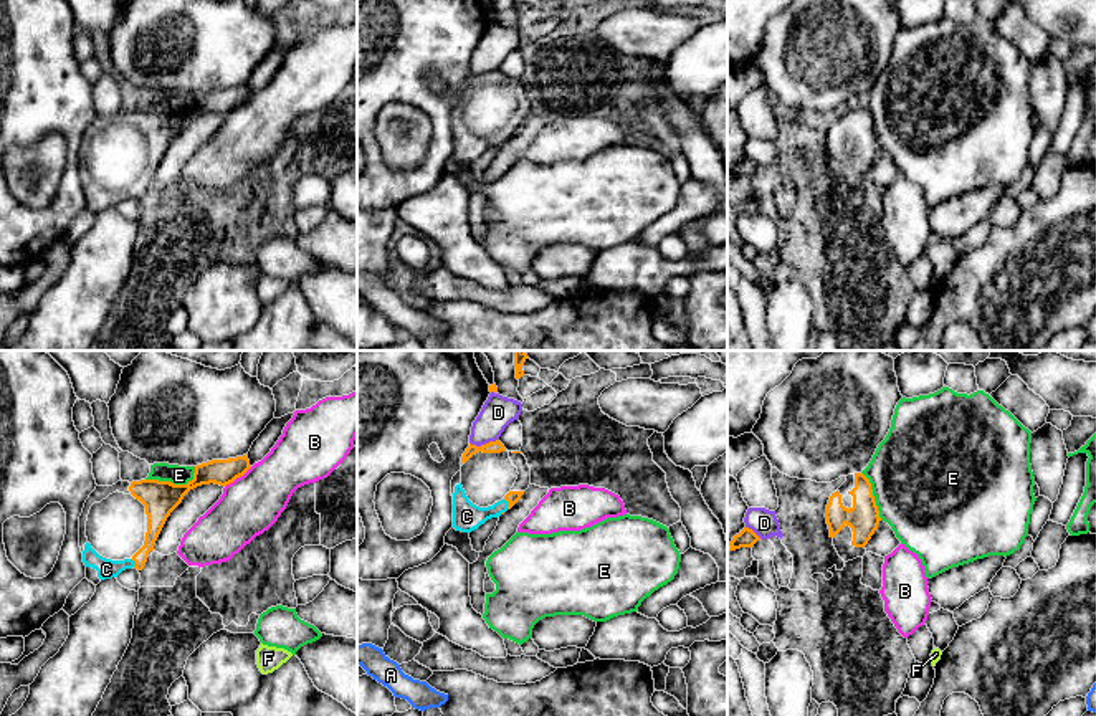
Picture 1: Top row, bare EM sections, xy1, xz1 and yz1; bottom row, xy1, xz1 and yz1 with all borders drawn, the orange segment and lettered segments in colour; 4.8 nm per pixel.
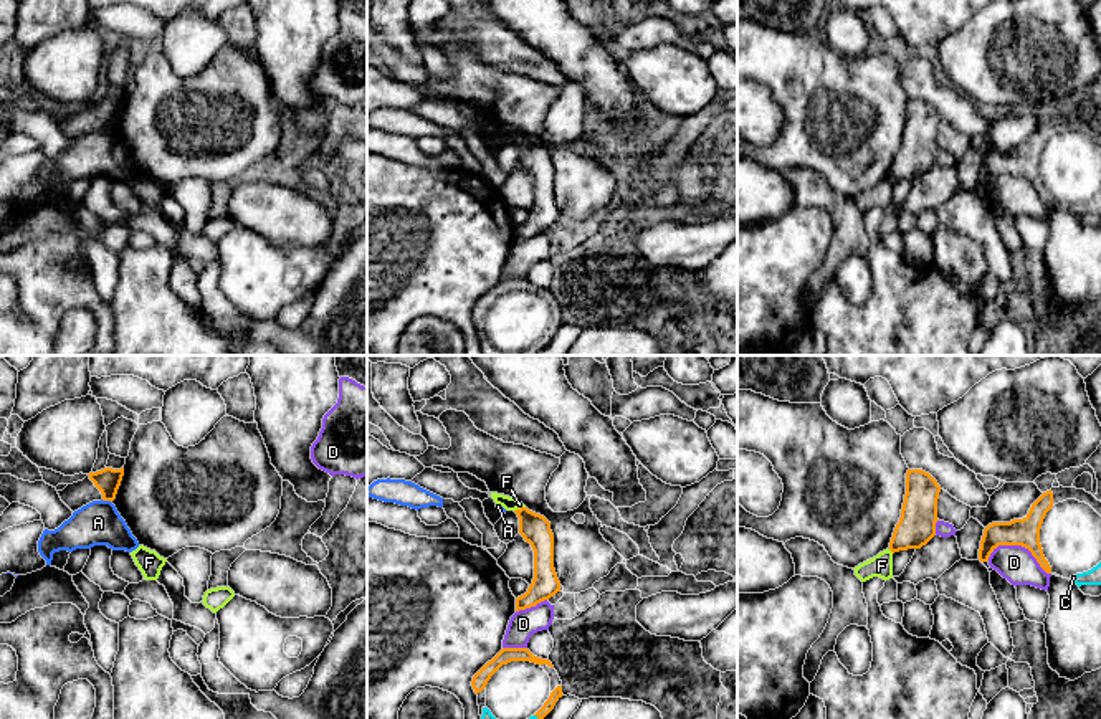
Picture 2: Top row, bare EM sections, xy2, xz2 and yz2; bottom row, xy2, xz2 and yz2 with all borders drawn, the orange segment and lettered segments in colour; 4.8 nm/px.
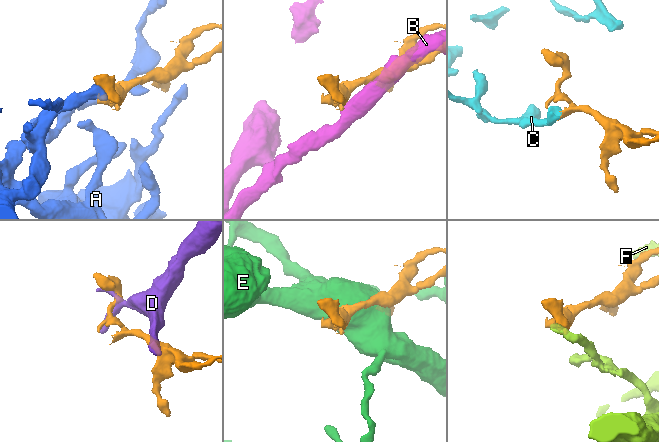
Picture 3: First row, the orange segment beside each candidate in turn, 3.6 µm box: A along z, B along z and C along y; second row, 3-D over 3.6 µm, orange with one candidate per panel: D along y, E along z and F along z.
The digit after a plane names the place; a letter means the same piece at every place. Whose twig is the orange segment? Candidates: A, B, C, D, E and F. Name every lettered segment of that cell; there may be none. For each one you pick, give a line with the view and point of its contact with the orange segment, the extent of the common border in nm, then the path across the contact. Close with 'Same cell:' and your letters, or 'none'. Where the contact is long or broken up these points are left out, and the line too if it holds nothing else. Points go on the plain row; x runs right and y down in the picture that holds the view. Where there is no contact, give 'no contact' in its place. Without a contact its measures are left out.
C: xz1 (508, 131) | 60 nm | across xz1 (513, 126), (508, 131), (493, 141), (466, 146)
Same cell: C

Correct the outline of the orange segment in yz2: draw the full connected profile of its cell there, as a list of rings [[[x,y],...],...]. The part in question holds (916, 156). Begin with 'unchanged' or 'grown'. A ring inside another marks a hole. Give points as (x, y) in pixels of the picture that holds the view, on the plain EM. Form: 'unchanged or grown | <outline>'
unchanged | [[[908,99],[906,124],[889,180],[921,179],[936,165],[941,116],[922,99]]]

